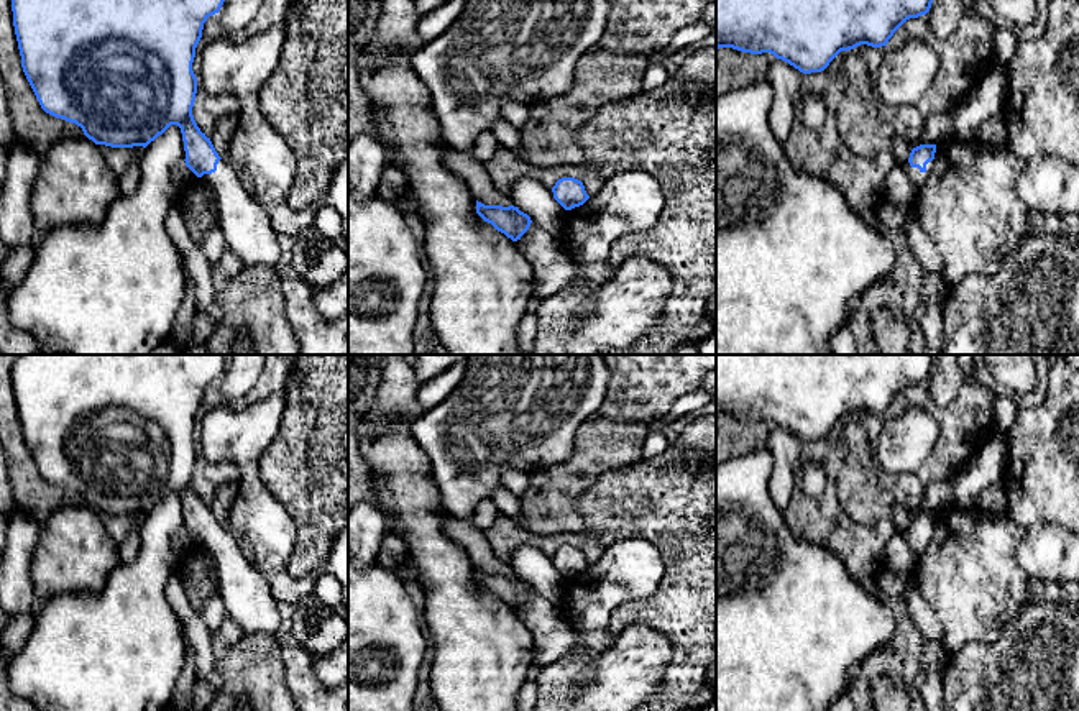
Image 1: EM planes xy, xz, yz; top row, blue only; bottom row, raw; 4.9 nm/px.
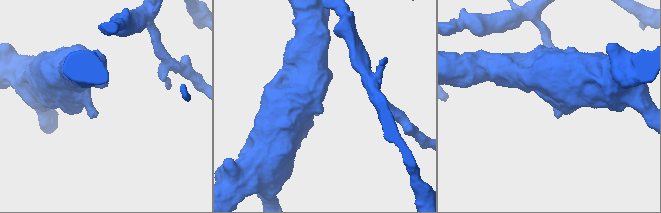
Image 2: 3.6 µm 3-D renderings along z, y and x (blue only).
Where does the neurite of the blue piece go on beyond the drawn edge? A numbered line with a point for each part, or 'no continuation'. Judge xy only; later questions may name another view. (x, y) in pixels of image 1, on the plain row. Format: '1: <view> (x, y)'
1: xy (247, 596)

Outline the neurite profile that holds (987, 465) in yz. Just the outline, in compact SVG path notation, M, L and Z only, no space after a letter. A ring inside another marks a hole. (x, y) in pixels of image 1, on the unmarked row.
M992 433L985 443L949 479L953 498L949 507L977 509L979 494L1000 484L1008 466L1007 433Z

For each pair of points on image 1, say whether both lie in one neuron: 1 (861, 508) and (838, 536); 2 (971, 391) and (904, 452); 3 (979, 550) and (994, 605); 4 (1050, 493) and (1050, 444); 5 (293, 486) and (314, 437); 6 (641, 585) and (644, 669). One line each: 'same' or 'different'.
1: different
2: different
3: same
4: same
5: same
6: different

